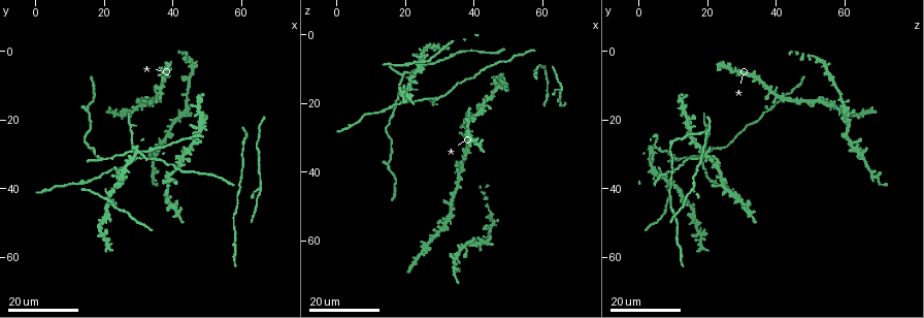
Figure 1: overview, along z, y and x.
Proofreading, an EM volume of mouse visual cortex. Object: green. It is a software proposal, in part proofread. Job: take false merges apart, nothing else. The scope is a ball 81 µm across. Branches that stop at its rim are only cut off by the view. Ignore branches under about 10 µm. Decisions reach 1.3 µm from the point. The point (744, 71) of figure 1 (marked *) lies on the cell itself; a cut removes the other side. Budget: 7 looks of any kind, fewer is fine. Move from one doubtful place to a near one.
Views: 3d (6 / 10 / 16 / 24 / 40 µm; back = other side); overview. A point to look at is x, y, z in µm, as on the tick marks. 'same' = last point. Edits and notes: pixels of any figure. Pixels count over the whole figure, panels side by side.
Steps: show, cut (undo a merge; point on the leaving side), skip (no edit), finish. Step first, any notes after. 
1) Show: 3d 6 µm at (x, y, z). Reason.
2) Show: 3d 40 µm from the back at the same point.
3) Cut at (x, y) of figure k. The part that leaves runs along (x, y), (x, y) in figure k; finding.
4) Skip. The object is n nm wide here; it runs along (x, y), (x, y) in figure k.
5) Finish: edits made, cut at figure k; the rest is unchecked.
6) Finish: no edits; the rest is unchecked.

Show: 3d 16 µm at (33.0, 15.0, 49.5). Looks like a crossing.

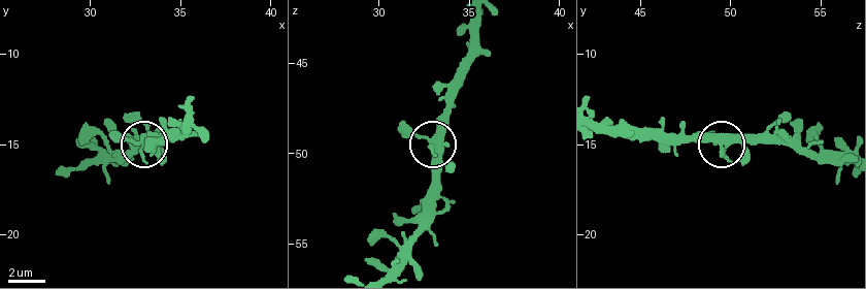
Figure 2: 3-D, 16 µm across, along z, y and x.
Show: 3d 10 µm at (32.8, 15.0, 49.4).

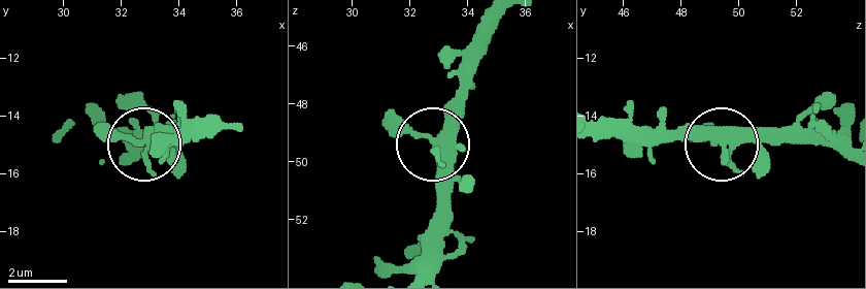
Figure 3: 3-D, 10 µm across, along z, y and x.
Skip. The object is 310 nm wide here; continuous, no second cell.

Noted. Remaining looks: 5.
Show: 3d 16 µm at (14.5, 16.5, 38.0). Three-way junction.

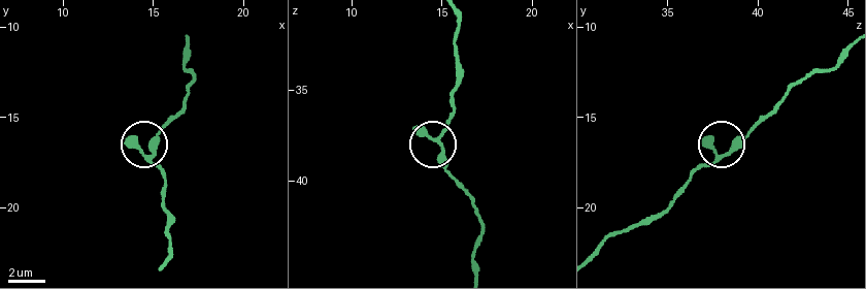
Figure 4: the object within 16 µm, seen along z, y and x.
Show: 3d 6 µm at (14.9, 17.2, 37.9).

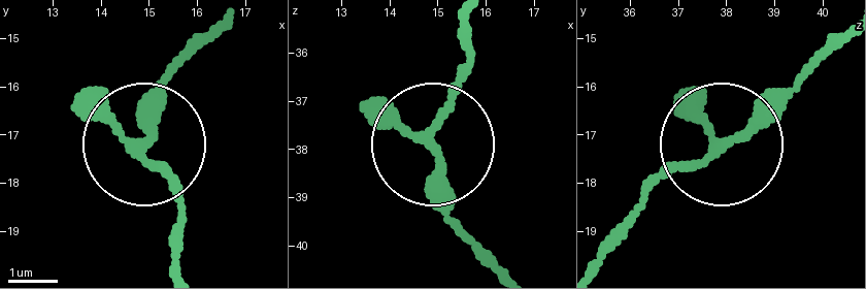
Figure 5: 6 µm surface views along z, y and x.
Skip. Continuous, no second cell.

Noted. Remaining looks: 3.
Show: 3d 24 µm at (18.5, 53.0, 17.0). Narrows sharply.

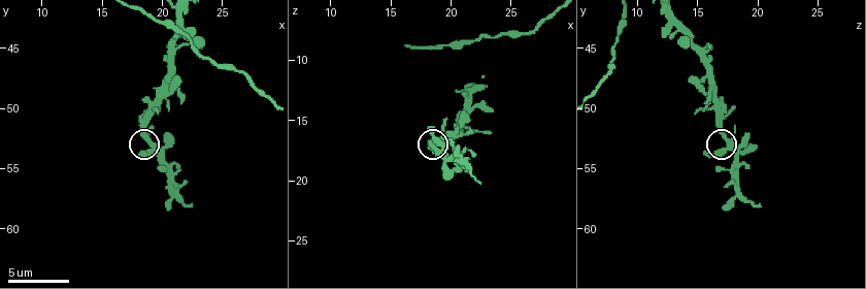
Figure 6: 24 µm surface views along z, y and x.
Show: 3d 10 µm at (18.6, 52.4, 17.2).

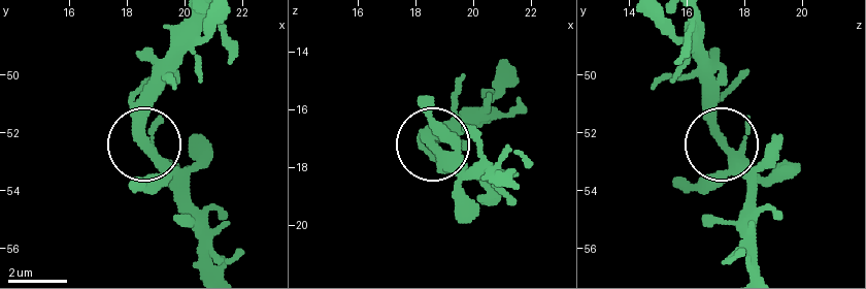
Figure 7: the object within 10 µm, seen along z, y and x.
Skip. It runs along (687, 21), (721, 147), (751, 196) in figure 7; all the same cell.

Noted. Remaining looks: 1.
Finish: no edits; the rest is unchecked.

